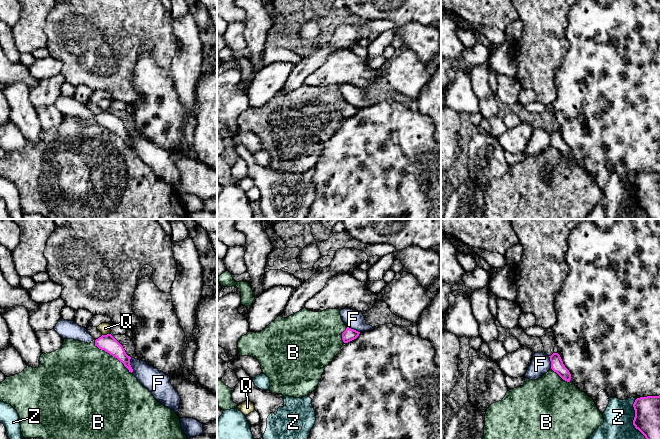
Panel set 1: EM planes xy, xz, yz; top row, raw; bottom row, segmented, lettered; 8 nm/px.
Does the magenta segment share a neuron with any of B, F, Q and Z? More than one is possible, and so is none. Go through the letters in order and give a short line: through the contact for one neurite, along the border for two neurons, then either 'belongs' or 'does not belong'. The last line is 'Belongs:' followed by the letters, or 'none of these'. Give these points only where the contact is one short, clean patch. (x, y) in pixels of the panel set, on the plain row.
B: does not belong
F: does not belong
Q: does not belong
Z: does not belong
Belongs: none of these

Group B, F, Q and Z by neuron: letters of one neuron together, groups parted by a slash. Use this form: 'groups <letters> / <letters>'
groups B / F Z / Q

